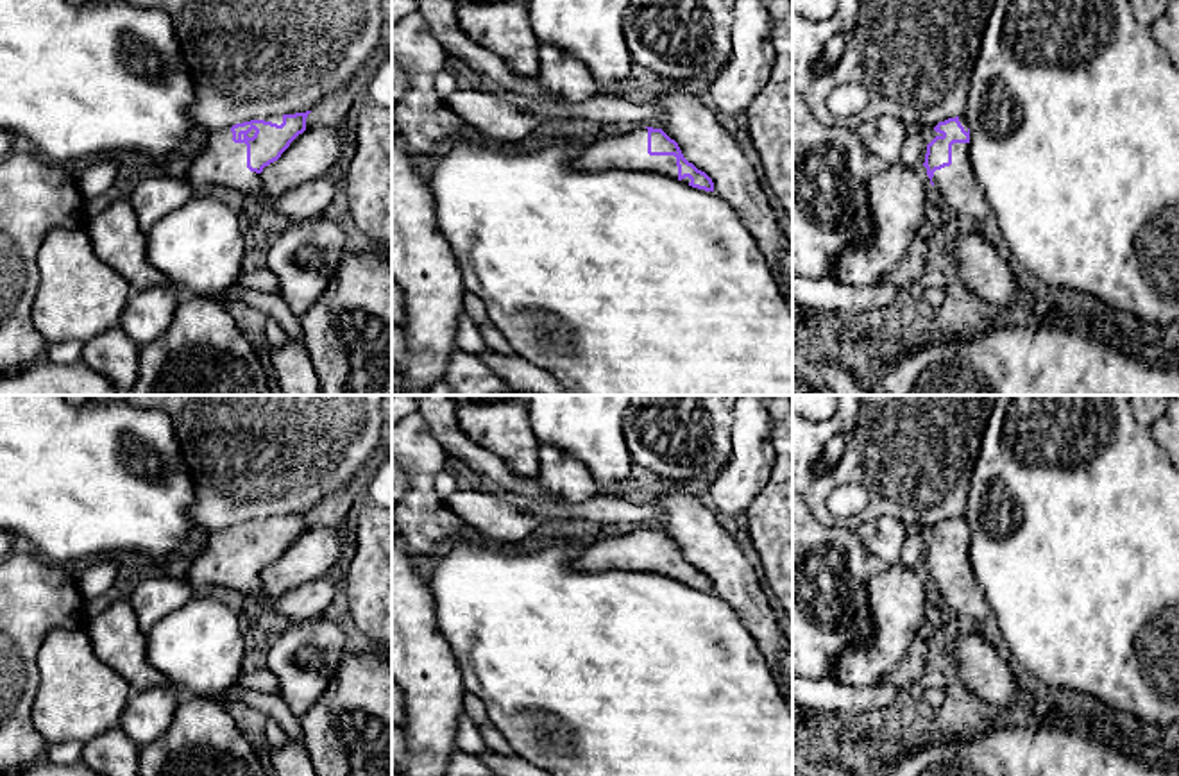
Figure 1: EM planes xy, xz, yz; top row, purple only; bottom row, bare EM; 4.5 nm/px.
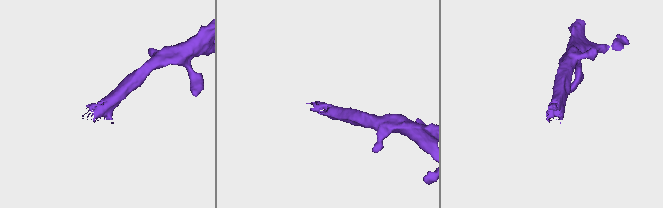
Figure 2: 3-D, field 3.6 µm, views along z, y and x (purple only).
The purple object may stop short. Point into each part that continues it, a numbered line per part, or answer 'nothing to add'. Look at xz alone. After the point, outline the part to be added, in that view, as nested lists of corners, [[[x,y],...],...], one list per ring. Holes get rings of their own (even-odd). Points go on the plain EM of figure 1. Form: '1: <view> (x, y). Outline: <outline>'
1: xz (628, 551). Outline: [[[648,529],[632,531],[626,535],[612,535],[574,556],[573,569],[594,570],[644,570],[678,579],[674,556],[648,554]]]

